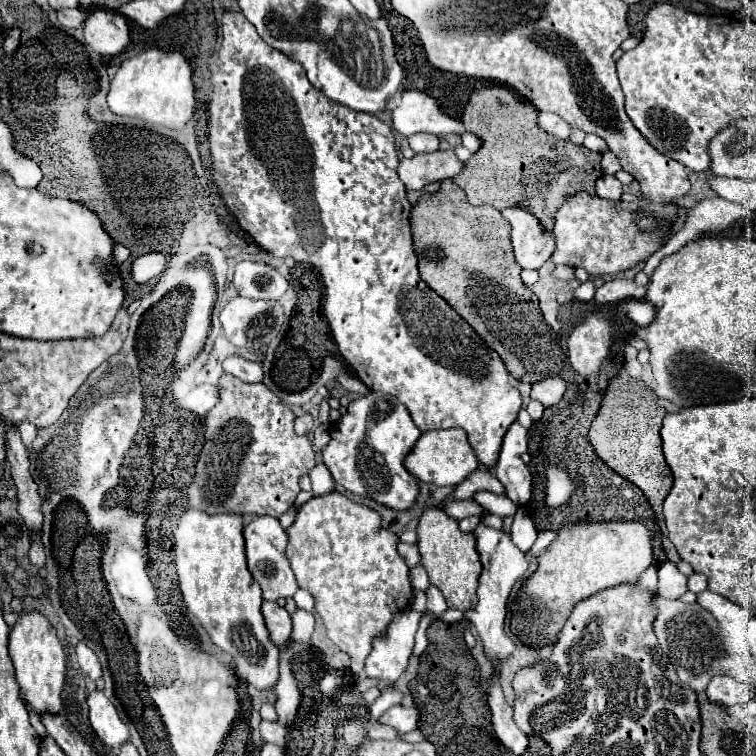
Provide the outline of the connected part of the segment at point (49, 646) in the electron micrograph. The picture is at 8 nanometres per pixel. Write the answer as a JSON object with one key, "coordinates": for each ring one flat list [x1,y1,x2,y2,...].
{"coordinates":[[29,610,21,614,21,618,17,618,9,634,9,656,15,666,17,684,25,694,25,702,31,704,39,714,45,712,59,714,63,710,61,690,65,686,67,658,57,638,57,630,49,624,49,620,39,610]]}

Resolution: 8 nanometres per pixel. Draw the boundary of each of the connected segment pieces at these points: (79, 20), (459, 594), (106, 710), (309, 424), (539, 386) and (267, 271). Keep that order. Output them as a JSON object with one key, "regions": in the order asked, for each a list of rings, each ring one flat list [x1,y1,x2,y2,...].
{"regions":[[[65,9,59,11,59,14,55,16,57,18,57,26,65,31,70,31,83,25,87,17,88,13,79,9]],[[427,508,417,524,417,548,421,554,421,566,427,570,431,584,443,592,447,606,455,610,473,608,477,604,475,590,483,568,475,548,475,536,461,532,457,520,445,510]],[[93,690,87,696,87,704,91,726,103,744,107,744,109,748,117,748,129,740,127,726,121,722,115,706,111,704,103,690]],[[303,414,303,416,299,416,299,418,295,420,295,432,297,432,297,434,309,436,309,434,313,432,313,428,315,428,315,420,313,420,311,414]],[[545,378,533,384,531,398,541,402,545,408,551,408,561,400,563,392,565,392,565,382,561,378]],[[239,262,233,278,237,294,253,300,281,300,287,292,287,280,273,268,261,262]]]}

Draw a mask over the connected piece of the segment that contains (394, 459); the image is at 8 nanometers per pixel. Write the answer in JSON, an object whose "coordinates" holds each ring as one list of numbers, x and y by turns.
{"coordinates":[[369,392,367,396,353,400,347,414,331,424,329,434,331,440,321,450,321,460,337,484,395,510,407,510,415,504,419,486,405,470,403,458,421,436,421,430,397,398,385,392]]}

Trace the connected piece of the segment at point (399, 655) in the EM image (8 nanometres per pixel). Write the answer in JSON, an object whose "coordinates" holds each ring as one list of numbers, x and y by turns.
{"coordinates":[[399,612,389,624,383,638,373,642,373,650,365,660,367,678,375,678,383,684,395,684,407,668,407,660,413,652,413,636,419,624,421,612]]}

